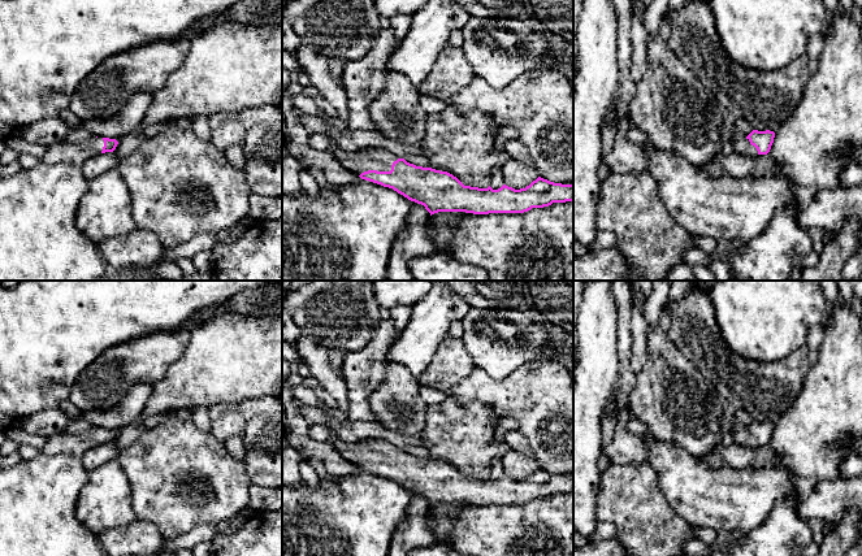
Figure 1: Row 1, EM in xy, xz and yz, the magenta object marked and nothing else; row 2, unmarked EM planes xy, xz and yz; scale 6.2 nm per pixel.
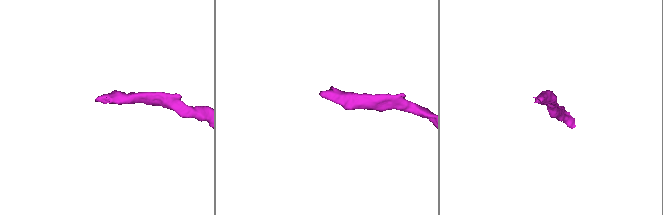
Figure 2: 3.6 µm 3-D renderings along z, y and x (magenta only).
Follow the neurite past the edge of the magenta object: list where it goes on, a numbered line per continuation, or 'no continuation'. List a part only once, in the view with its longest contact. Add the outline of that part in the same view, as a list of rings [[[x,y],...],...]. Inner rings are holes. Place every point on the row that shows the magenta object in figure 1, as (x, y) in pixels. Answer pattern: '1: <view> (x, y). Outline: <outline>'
1: xz (378, 159). Outline: [[[333,140],[328,149],[341,165],[351,173],[361,174],[368,170],[390,171],[395,155],[382,147],[367,147],[358,152],[347,152]]]

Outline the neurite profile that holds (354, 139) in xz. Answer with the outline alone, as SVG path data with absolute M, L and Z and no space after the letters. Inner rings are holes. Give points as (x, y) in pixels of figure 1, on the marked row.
M346 129L342 136L332 140L347 152L358 152L367 147L382 147L395 155L398 158L404 160L411 155L425 155L425 149L421 143L413 145L403 145L385 138L378 131L369 131L363 129Z

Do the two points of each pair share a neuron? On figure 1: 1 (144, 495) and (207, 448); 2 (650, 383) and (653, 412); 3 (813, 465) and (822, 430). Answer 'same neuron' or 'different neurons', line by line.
1: same neuron
2: same neuron
3: same neuron

